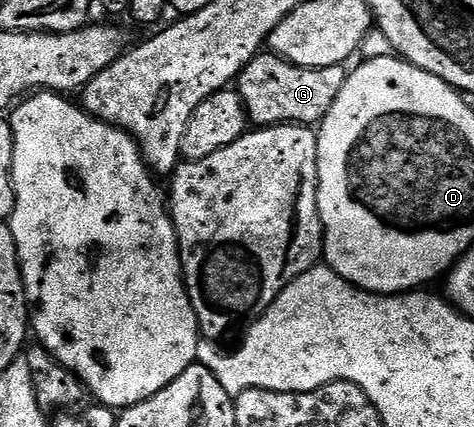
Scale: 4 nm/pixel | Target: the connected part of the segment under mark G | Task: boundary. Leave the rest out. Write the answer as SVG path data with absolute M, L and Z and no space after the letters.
M267 51L255 57L239 74L237 92L247 109L252 126L298 123L311 127L322 122L329 107L333 107L341 87L347 81L347 75L348 70L343 65L310 69L294 65L293 62Z

